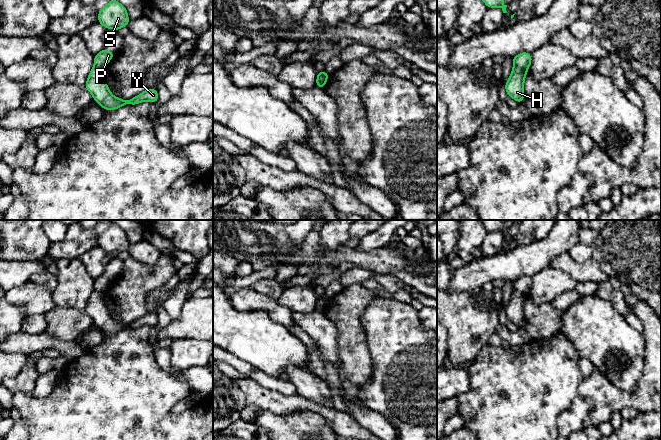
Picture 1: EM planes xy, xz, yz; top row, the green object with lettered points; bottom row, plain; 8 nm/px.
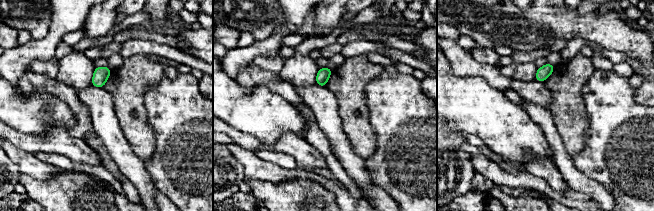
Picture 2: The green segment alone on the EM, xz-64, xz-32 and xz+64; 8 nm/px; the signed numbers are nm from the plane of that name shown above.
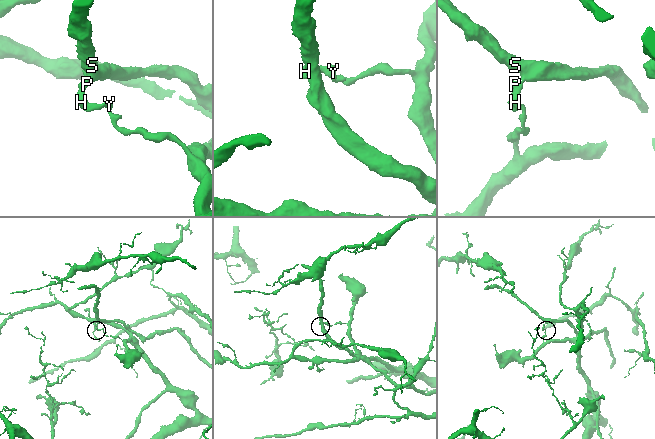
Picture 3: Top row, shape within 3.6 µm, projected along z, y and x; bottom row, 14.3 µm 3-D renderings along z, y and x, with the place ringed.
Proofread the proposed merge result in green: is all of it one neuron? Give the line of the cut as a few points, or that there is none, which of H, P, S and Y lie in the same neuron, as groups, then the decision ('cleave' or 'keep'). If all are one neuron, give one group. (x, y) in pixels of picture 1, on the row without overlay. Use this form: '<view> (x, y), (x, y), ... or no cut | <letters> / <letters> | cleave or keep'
xz (327, 297), (316, 305) | H Y / P S | cleave

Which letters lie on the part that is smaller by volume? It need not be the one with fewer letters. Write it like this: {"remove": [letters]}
{"remove": ["P", "S"]}

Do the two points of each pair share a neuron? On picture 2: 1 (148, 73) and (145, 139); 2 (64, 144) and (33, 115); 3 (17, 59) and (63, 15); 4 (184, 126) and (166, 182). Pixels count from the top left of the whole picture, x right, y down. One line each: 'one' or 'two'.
1: one
2: two
3: one
4: one

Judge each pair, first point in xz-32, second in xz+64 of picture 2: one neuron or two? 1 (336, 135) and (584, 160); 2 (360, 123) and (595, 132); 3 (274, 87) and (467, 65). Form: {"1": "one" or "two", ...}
{"1": "two", "2": "two", "3": "one"}

